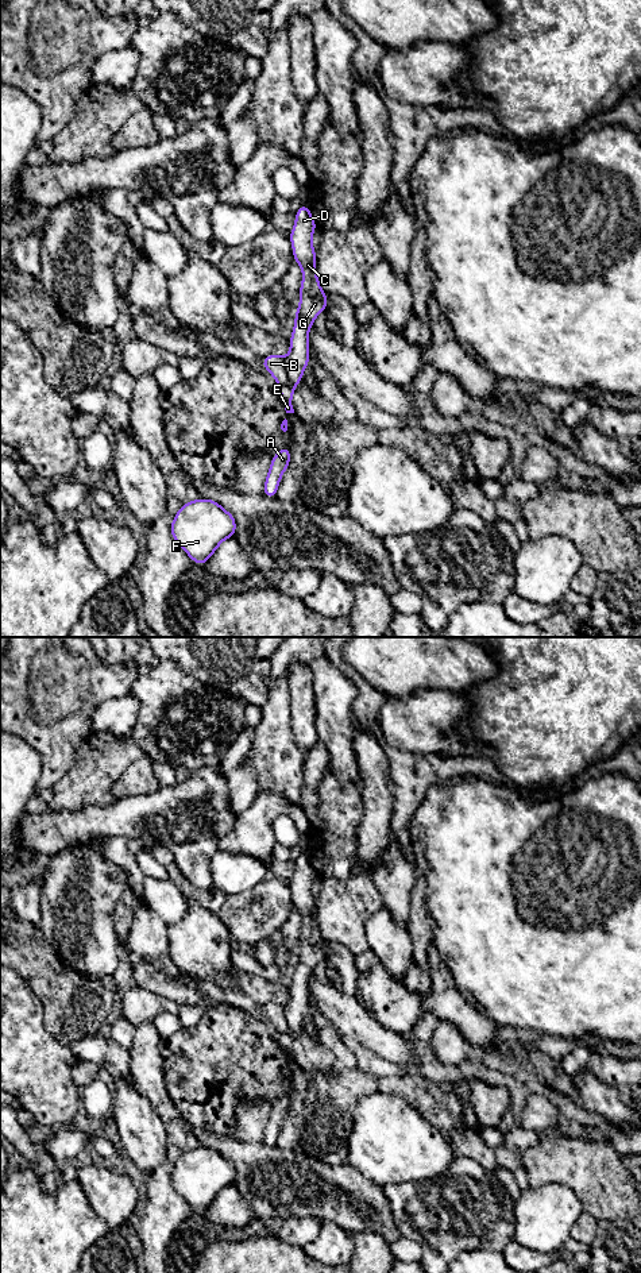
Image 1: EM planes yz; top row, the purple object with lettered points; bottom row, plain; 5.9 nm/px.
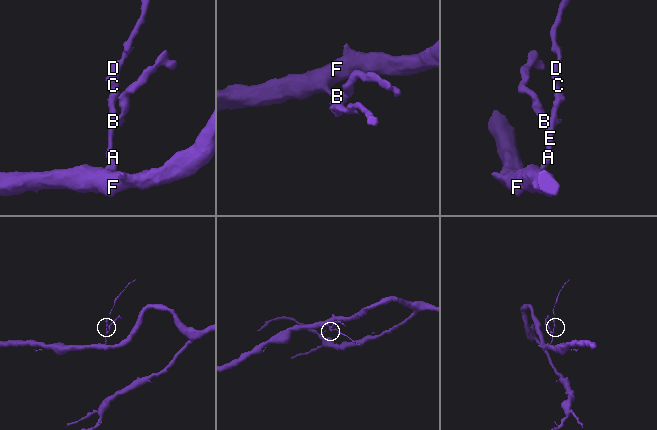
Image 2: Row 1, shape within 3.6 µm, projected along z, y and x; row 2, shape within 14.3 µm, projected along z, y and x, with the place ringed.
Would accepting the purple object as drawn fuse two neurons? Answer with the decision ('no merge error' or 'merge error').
merge error

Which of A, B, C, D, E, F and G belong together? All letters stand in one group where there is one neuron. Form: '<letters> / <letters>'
A C D E F G / B

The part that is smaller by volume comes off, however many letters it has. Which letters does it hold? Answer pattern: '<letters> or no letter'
B

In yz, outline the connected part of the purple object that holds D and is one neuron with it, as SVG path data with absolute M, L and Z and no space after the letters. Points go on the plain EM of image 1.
M302 852L294 864L296 872L289 886L294 909L302 917L302 931L298 940L300 956L294 960L296 971L289 988L290 1000L283 1006L287 1029L279 1033L279 1045L283 1049L286 1061L294 1061L291 1053L293 1041L309 1011L309 977L317 963L328 954L328 944L320 936L316 921L316 898L312 894L312 884L317 872L308 852Z

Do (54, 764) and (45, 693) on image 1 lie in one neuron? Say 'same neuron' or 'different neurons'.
same neuron

